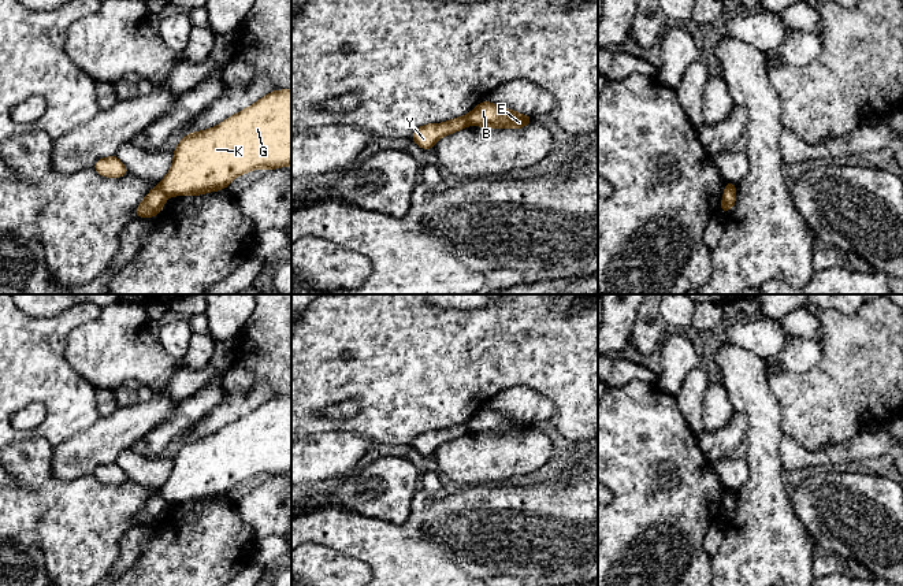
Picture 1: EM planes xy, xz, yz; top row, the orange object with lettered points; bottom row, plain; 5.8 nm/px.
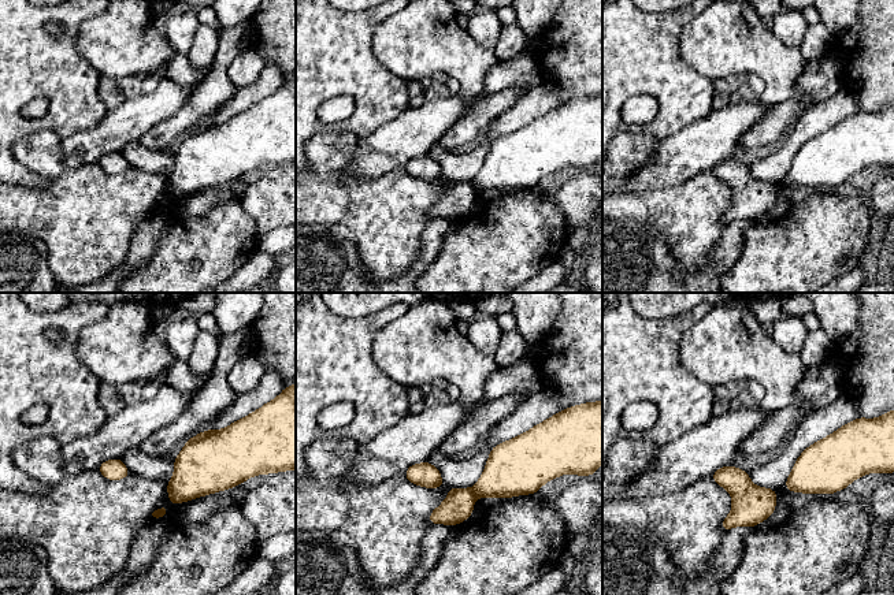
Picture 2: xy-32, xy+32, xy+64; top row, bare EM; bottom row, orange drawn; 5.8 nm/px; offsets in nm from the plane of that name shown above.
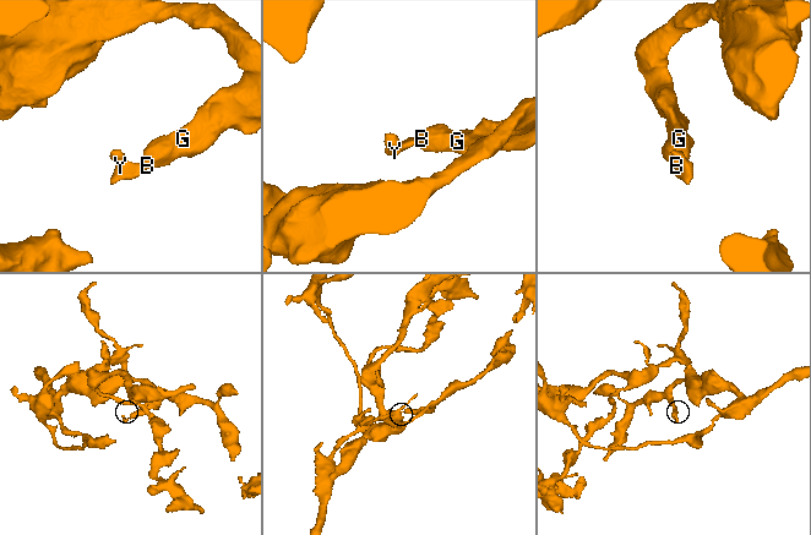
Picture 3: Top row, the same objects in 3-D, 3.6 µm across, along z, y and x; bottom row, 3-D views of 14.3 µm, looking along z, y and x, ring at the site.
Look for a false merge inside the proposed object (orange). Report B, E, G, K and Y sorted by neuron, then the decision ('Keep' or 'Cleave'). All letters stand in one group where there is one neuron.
Groups: B E G K / Y. Cleave

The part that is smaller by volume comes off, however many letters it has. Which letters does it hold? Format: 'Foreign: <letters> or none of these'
Foreign: Y

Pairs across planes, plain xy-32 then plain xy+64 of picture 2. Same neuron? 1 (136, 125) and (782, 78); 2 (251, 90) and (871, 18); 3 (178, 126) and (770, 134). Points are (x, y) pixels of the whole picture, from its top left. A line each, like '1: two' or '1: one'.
1: two
2: two
3: one

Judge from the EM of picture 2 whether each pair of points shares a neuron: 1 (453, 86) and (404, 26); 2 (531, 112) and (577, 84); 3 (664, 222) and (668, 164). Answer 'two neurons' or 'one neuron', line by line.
1: two neurons
2: two neurons
3: two neurons

